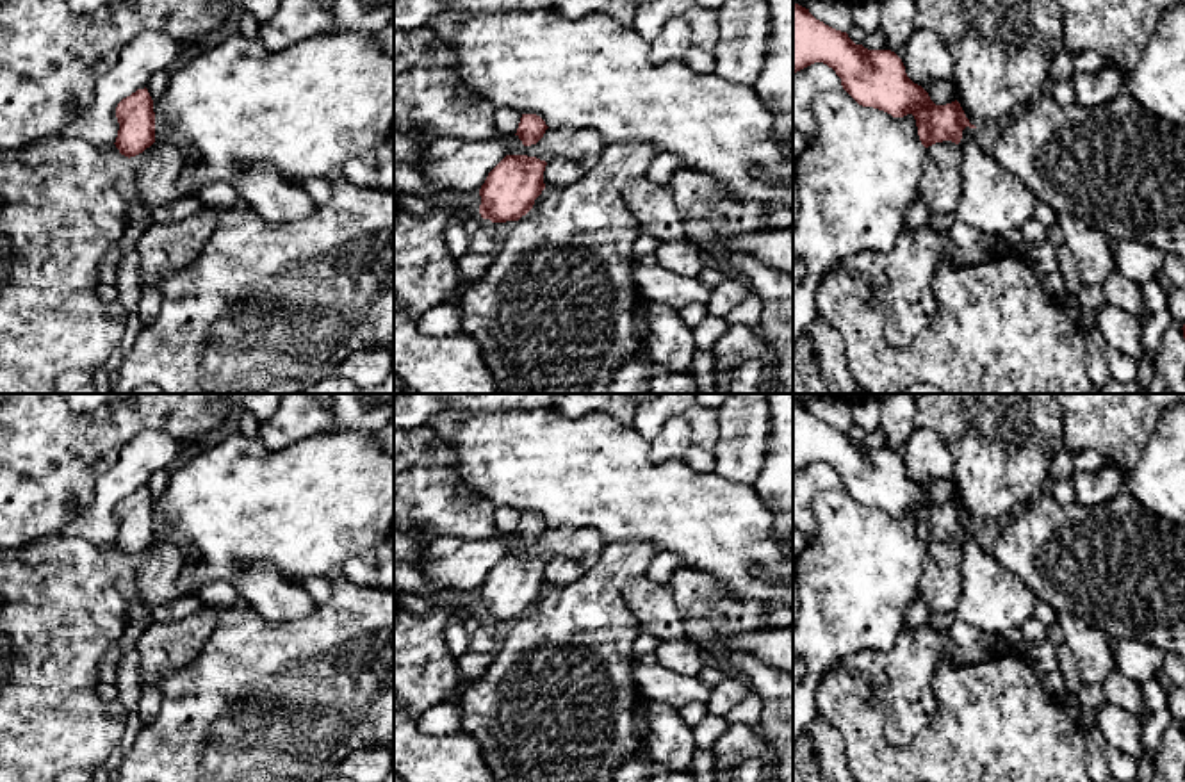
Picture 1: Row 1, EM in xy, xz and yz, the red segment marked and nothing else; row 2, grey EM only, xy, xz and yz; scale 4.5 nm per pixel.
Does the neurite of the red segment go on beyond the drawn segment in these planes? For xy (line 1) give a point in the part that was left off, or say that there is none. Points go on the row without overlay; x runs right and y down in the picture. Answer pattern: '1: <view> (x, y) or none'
1: none

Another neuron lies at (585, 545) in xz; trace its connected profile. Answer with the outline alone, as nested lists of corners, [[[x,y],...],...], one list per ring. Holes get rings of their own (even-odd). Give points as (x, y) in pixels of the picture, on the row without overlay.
[[[547,527],[543,536],[524,545],[519,534],[510,534],[508,554],[527,554],[551,561],[554,558],[574,559],[586,574],[601,558],[604,542],[592,527]]]

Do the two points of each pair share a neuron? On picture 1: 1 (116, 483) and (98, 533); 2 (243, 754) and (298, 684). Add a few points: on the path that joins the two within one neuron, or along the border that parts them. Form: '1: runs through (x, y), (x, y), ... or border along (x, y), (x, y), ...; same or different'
1: runs through (107, 496), (98, 521); same
2: runs through (259, 736), (289, 702); same

